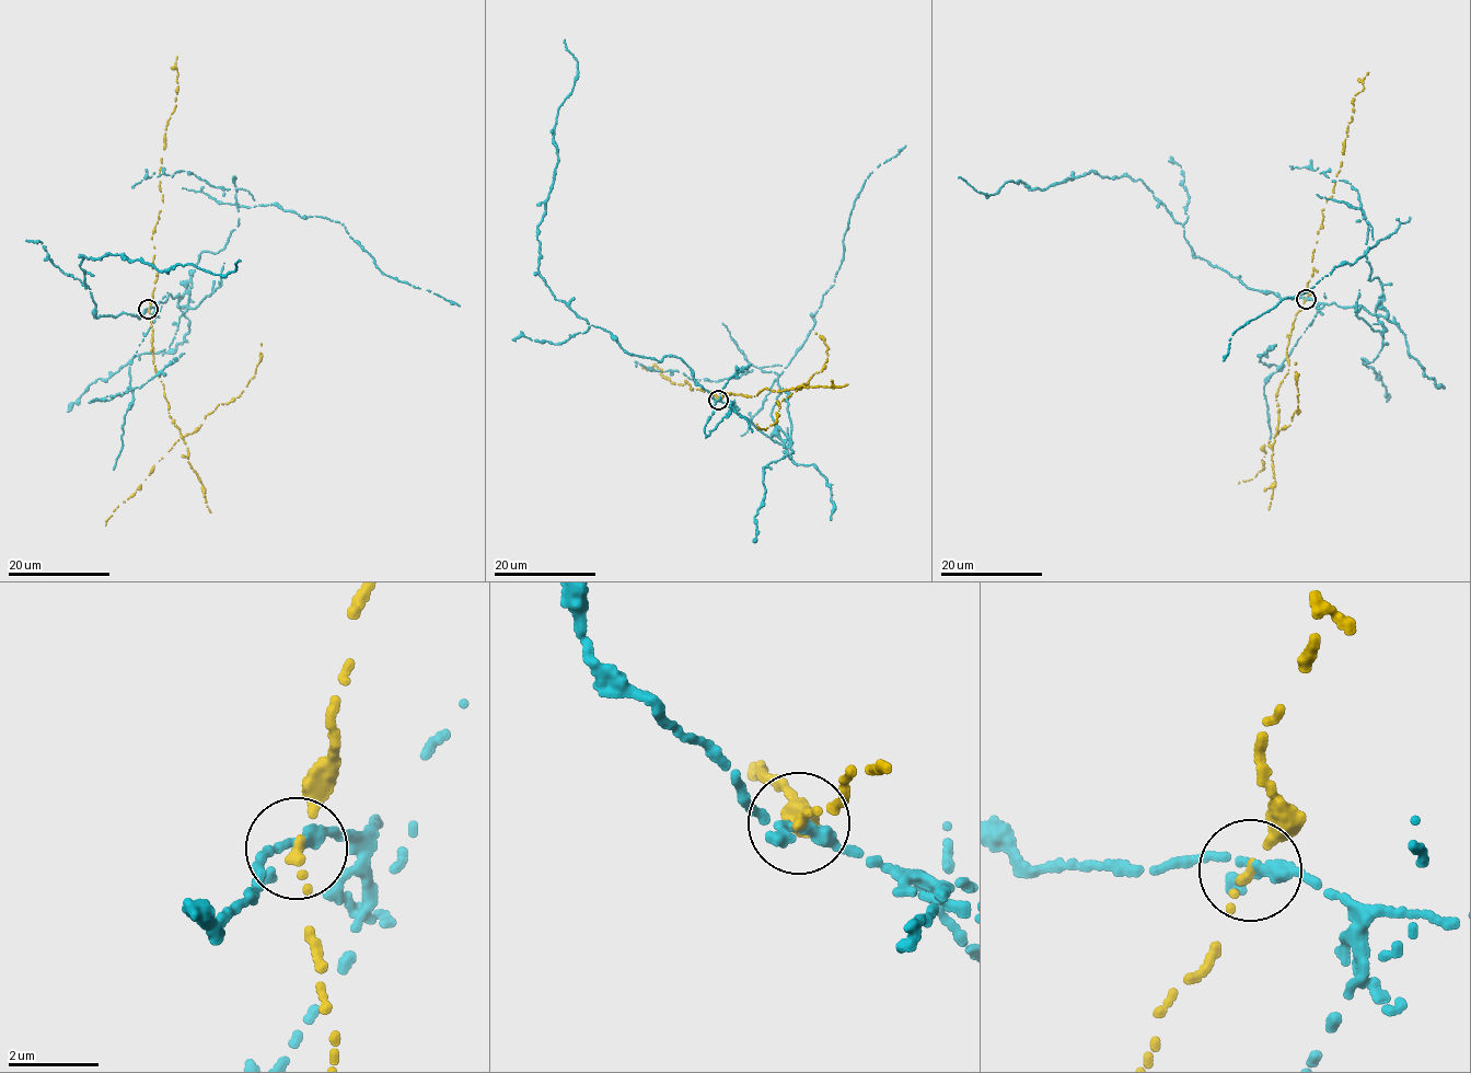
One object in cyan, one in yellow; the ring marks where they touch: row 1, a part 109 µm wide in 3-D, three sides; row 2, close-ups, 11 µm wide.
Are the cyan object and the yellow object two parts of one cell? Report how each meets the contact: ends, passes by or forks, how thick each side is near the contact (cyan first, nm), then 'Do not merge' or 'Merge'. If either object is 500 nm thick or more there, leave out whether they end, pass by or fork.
At the ring cyan forks. At the ring yellow ends. Thickness 200 nm (cyan) against 220 nm. Do not merge

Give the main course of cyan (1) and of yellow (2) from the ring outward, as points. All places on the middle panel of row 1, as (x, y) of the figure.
1: (717, 400), (784, 443), (771, 416), (778, 379), (761, 368), (789, 365), (813, 327), (855, 198), (905, 146)
2: (717, 400), (724, 393), (756, 395), (767, 388), (797, 391), (808, 384), (826, 361), (827, 346), (815, 334)

